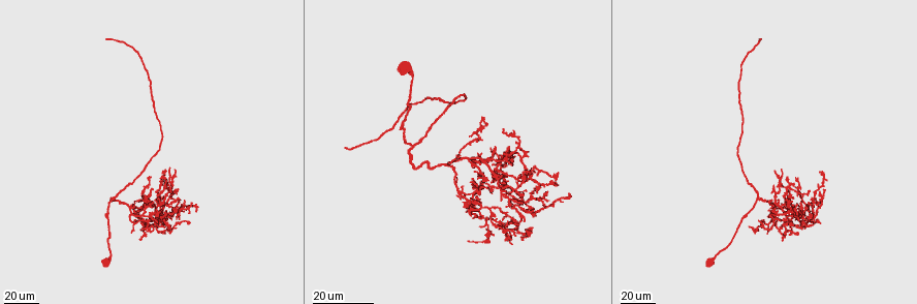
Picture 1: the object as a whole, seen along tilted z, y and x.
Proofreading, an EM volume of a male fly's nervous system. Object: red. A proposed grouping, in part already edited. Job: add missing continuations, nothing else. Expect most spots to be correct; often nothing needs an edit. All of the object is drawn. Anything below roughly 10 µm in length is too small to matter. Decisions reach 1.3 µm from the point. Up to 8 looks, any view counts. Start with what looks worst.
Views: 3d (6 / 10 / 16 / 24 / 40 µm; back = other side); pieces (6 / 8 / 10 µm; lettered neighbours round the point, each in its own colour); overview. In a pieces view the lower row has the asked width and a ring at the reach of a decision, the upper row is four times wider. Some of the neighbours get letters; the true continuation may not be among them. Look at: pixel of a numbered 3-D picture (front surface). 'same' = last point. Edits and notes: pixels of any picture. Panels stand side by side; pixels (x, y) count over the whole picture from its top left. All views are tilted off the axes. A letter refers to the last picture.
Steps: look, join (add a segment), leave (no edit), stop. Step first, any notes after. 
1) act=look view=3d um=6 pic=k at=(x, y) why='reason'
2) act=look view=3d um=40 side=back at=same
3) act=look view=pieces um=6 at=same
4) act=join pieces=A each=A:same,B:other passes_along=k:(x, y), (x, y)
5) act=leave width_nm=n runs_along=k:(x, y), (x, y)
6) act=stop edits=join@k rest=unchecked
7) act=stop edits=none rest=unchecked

act=look view=3d um=40 pic=1 at=(105, 39) why='free end'

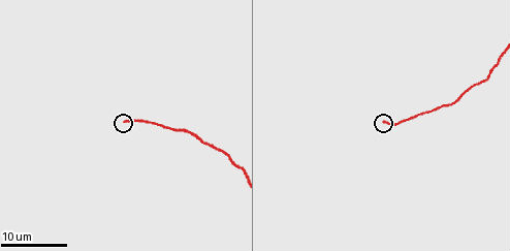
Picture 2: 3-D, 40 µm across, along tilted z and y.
act=look view=pieces um=6 pic=2 at=(124, 122)

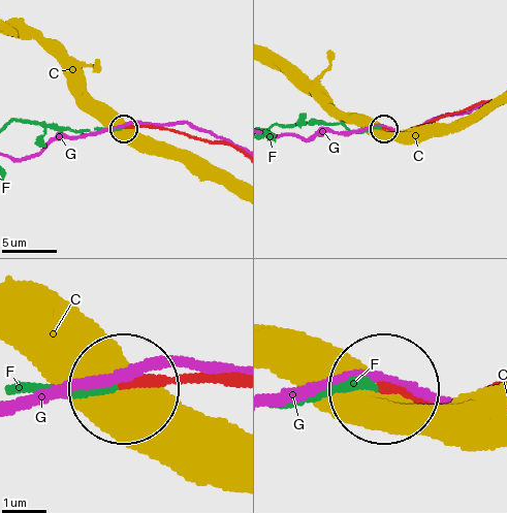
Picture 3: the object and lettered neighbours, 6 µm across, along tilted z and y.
act=join pieces=F each=C:other,F:same,G:other passes_along=3:(152, 127), (59, 130), (23, 119), (11, 122) found='the neuron continues'

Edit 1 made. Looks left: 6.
act=look view=overview why='see it whole again'

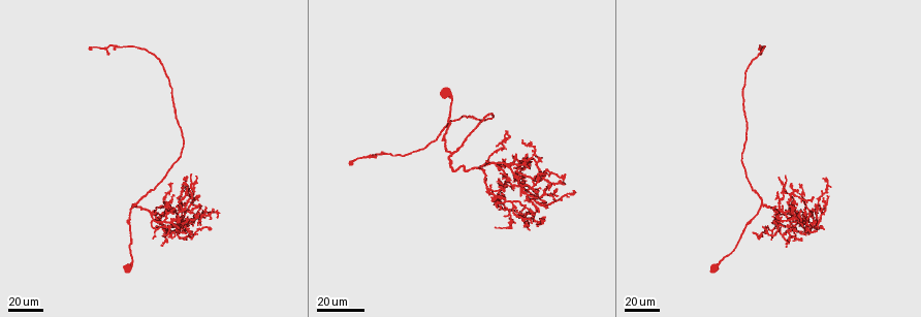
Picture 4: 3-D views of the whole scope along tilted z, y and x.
act=look view=3d um=24 pic=4 at=(575, 190) why='tapers out'

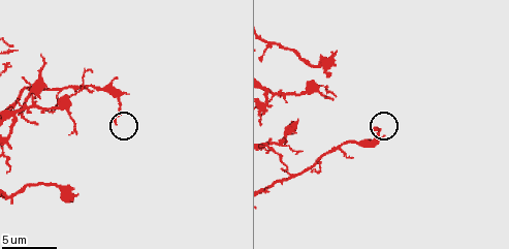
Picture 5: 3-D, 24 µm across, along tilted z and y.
act=look view=pieces um=6 pic=5 at=(117, 122)

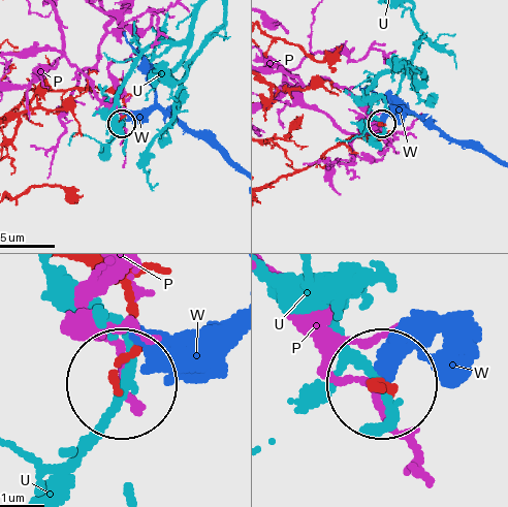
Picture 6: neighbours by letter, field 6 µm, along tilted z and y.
act=leave width_nm=140 each=P:other,U:other,W:other found='none of them fits'

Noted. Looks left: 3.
act=look view=3d um=40 pic=1 at=(166, 214) why='free end'

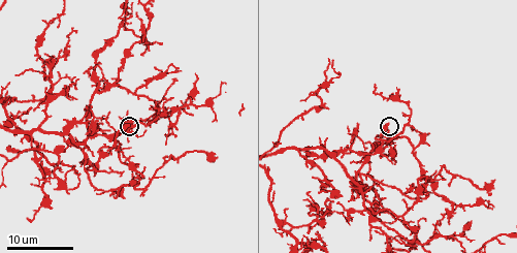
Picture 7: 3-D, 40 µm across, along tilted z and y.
act=look view=pieces um=6 pic=7 at=(388, 124)

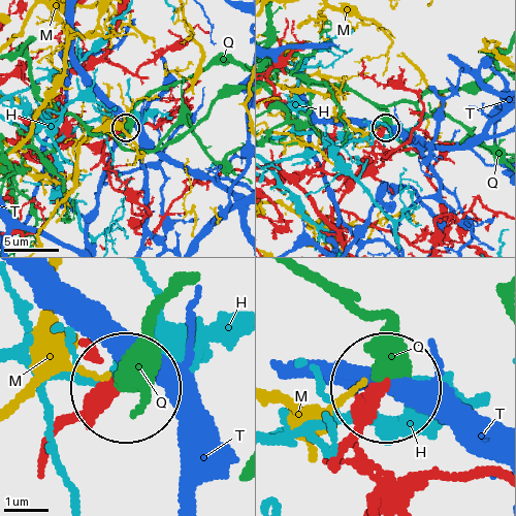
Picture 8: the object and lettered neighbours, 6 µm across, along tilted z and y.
act=leave each=H:other,M:other,Q:other,T:other runs_along=8:(58, 430), (121, 391) found='no lettered segment goes on from it'

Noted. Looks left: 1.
act=stop edits=join@3 rest=unchecked

